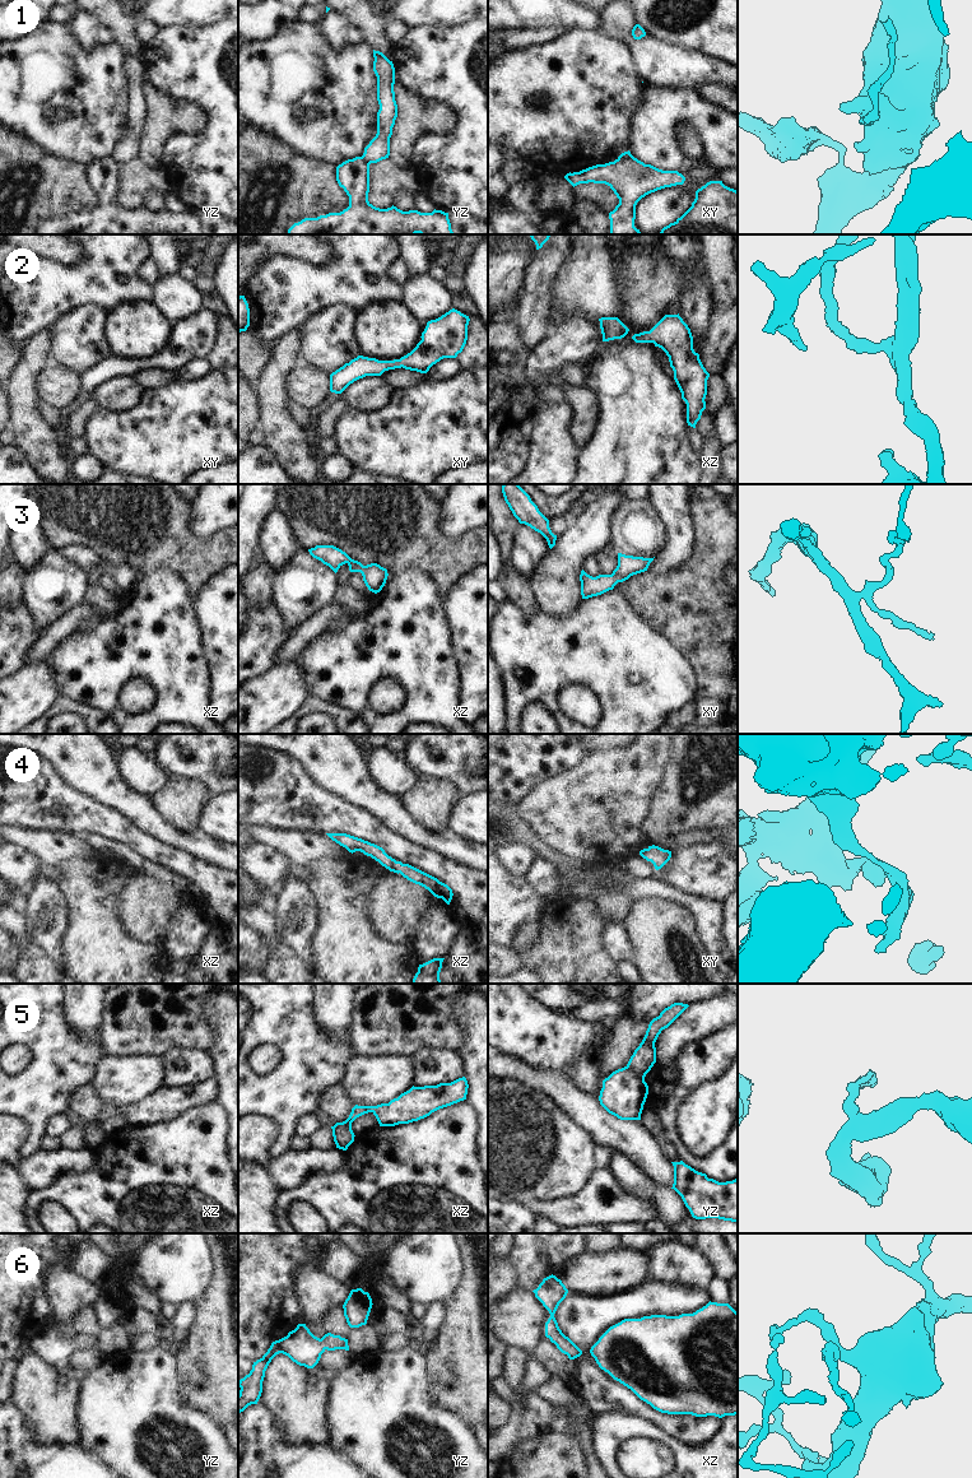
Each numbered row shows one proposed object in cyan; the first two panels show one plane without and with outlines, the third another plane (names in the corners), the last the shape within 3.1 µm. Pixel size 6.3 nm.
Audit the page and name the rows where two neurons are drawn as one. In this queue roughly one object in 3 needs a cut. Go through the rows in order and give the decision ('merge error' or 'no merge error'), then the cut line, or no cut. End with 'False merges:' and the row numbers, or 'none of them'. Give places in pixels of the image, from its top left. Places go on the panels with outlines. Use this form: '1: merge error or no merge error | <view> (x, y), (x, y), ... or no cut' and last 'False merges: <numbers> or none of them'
1: merge error | yz (362, 156), (370, 163)
2: no merge error | no cut
3: no merge error | no cut
4: no merge error | no cut
5: merge error | yz (624, 1067), (629, 1068), (643, 1081)
6: no merge error | no cut
False merges: 1, 5

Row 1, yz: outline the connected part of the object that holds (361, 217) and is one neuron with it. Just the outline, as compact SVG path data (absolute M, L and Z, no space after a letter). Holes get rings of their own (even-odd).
M363 157L336 167L336 181L349 196L349 206L340 213L304 218L287 234L454 234L448 213L433 210L403 212L396 206L380 209L368 201L369 163Z

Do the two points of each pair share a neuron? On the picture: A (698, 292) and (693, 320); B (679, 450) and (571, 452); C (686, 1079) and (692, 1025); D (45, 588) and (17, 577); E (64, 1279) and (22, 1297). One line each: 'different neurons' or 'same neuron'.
A: same neuron
B: different neurons
C: different neurons
D: different neurons
E: different neurons

